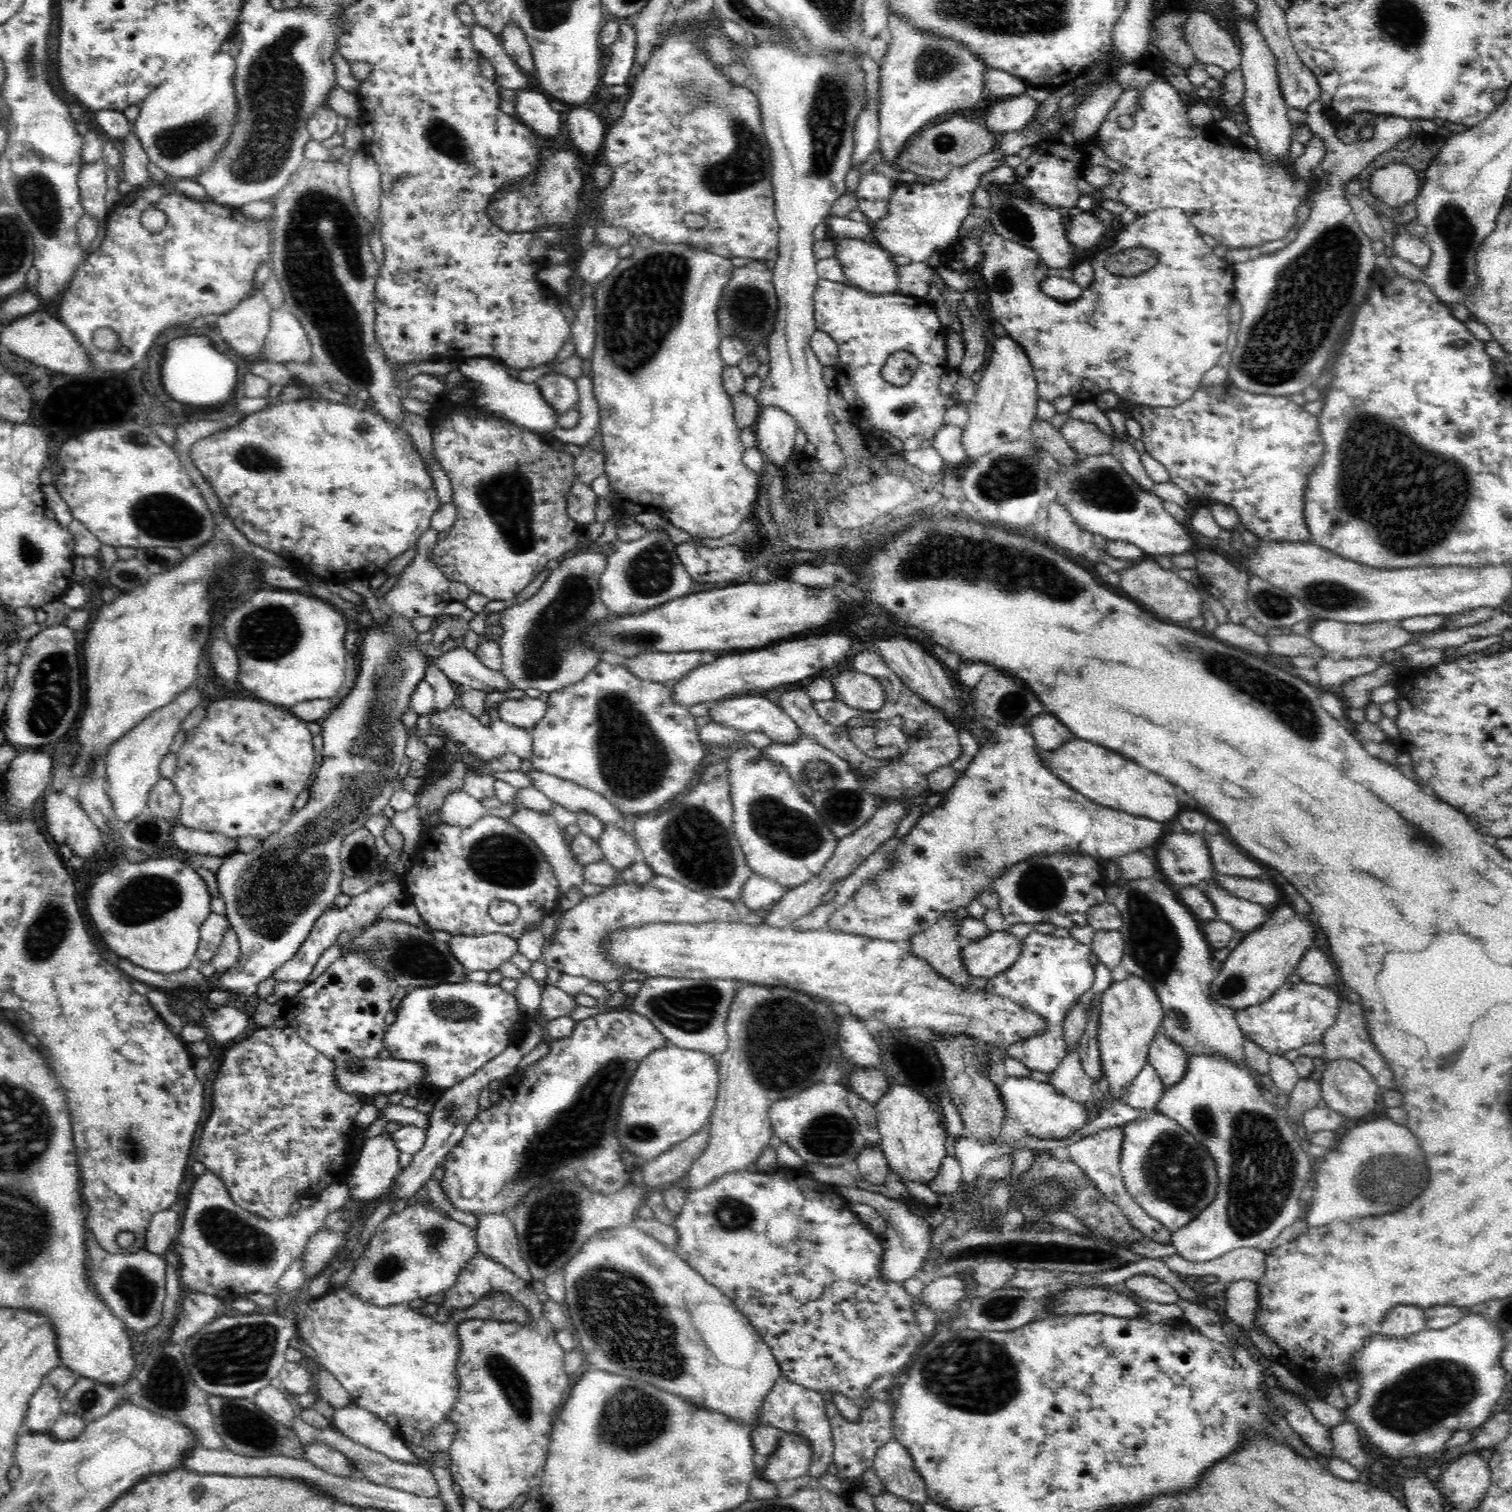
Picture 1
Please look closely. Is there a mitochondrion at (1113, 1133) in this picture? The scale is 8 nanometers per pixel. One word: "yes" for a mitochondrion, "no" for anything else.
no

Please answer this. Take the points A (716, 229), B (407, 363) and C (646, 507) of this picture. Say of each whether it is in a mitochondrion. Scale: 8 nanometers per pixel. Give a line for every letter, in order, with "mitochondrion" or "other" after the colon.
A: other
B: other
C: other

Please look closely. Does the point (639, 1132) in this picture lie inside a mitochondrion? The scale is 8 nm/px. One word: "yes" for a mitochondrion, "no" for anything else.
yes

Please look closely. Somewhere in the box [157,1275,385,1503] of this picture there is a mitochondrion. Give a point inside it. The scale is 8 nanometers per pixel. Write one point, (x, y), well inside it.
(243, 1352)

